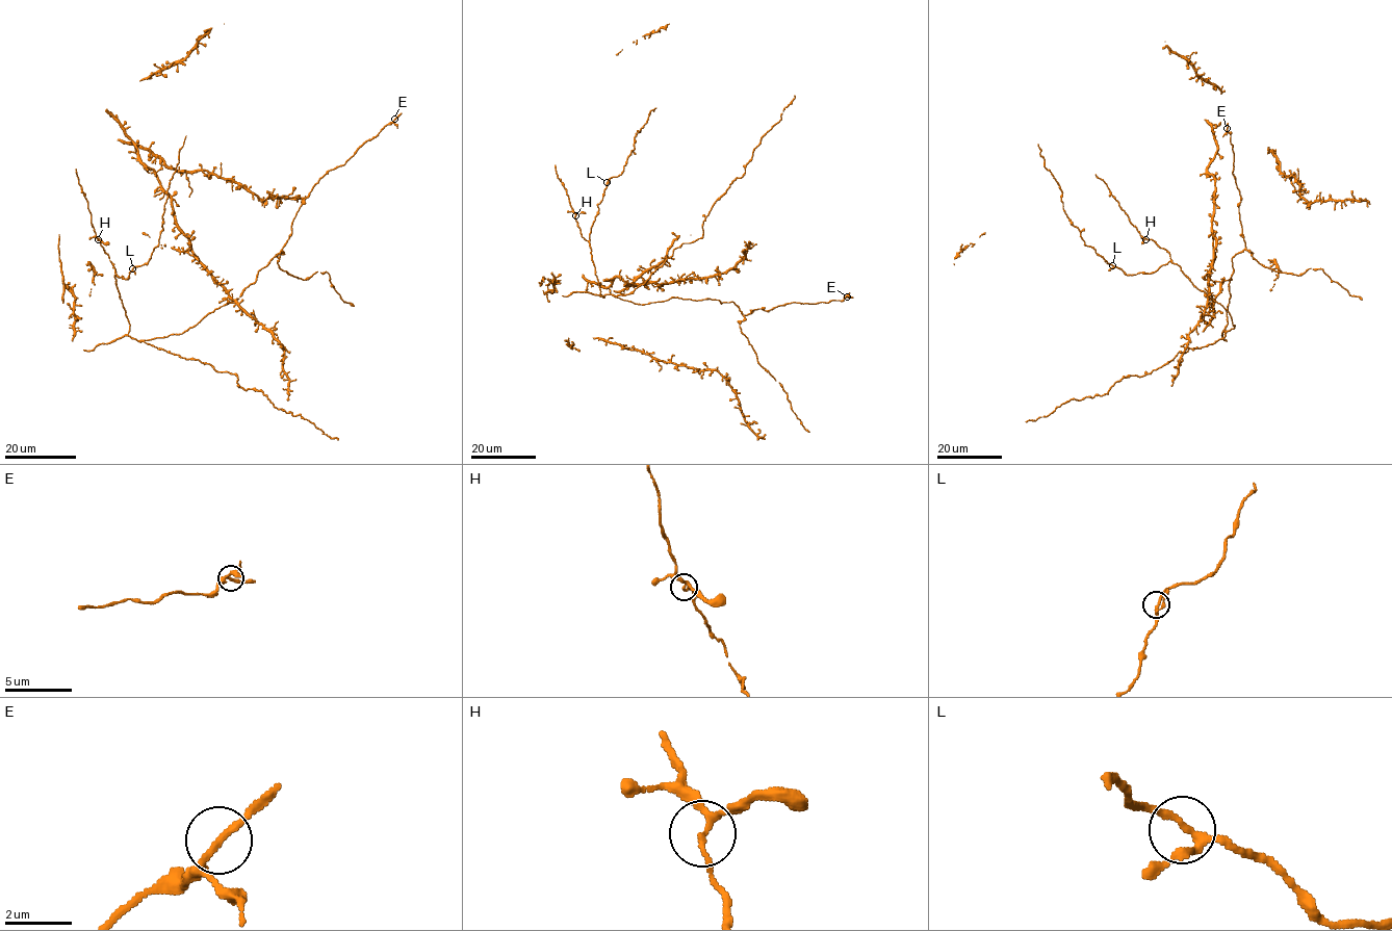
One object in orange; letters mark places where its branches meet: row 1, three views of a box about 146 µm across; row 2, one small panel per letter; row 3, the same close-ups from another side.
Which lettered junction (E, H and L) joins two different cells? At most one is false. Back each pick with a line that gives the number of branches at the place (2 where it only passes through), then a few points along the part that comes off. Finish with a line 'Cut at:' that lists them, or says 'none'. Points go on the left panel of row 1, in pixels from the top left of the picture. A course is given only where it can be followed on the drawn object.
Cut at: none

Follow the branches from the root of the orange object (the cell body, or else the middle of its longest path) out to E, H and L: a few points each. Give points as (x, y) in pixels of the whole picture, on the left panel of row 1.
E: (223, 306), (236, 300), (281, 250), (302, 201), (317, 180), (343, 165), (394, 119)
H: (223, 306), (181, 333), (147, 340), (131, 338), (128, 335), (129, 322), (120, 298), (114, 266), (97, 239)
L: (223, 306), (181, 333), (147, 340), (131, 338), (113, 264), (114, 273), (125, 279), (132, 268)

